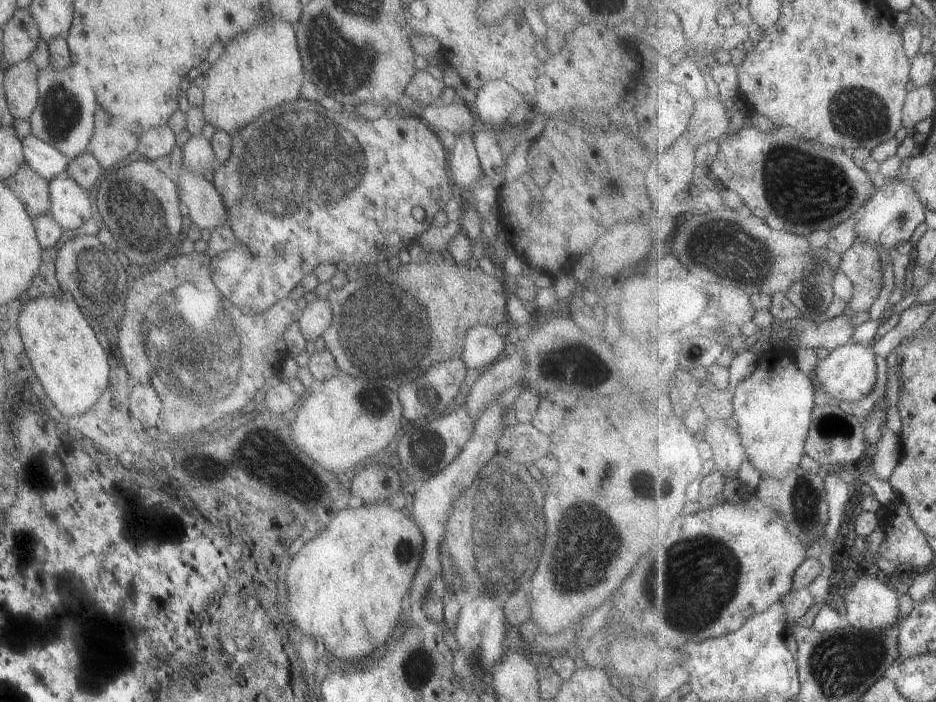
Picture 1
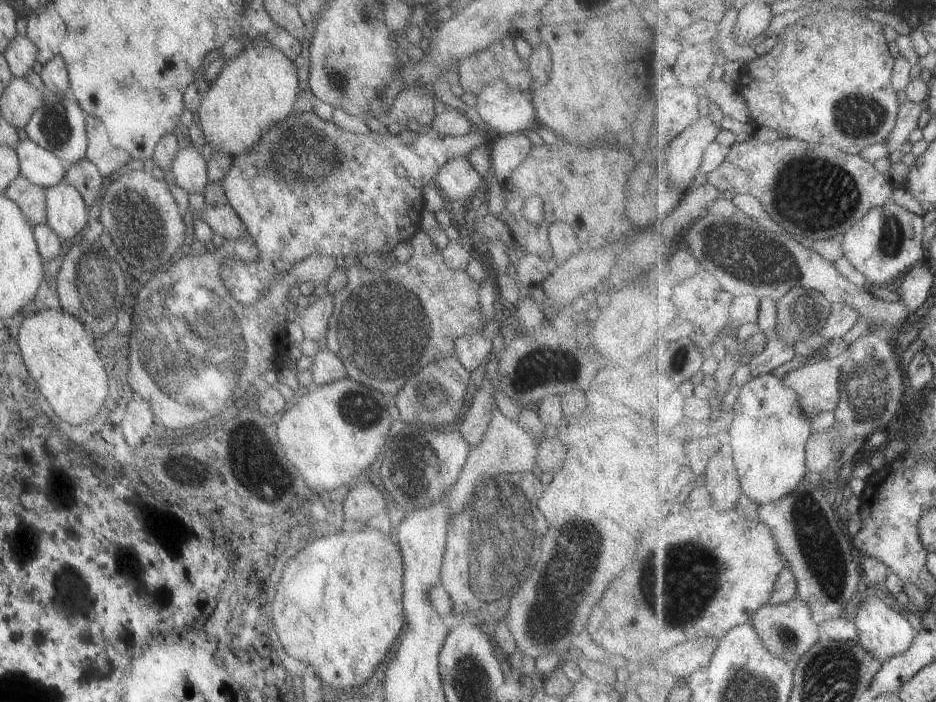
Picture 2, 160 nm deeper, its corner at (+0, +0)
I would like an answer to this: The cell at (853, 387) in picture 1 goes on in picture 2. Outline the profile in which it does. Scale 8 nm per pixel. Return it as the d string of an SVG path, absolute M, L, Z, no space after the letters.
M817 358L787 373L782 381L797 392L805 412L812 417L821 412L837 410L841 400L841 371L841 365L837 365L835 360Z

